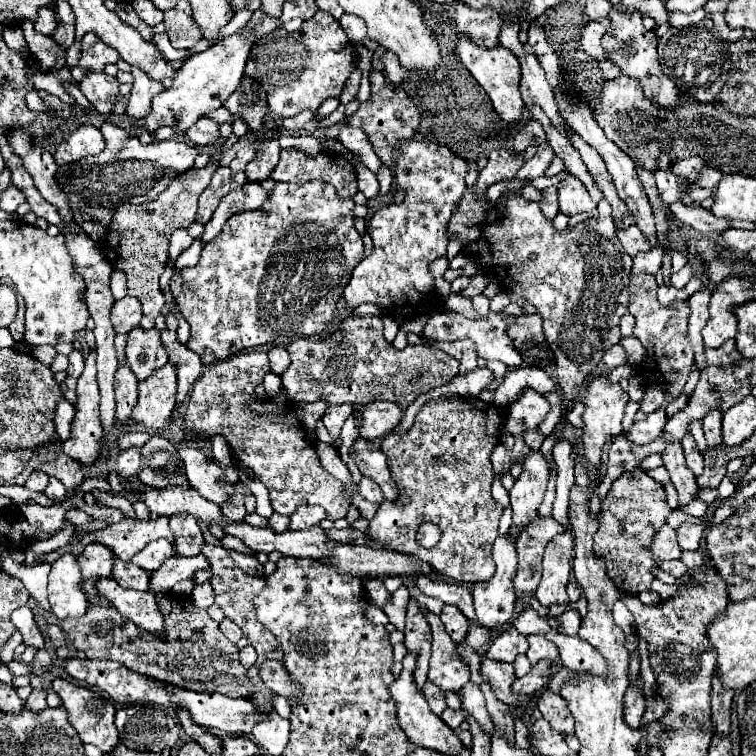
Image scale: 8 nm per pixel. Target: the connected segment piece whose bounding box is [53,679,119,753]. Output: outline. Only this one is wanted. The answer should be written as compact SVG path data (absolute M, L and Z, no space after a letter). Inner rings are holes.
M53 679L53 689L63 699L63 705L69 711L69 721L71 721L73 729L77 731L79 739L83 743L97 745L103 753L111 753L119 743L119 731L113 723L115 711L117 711L115 705L109 699L103 699L99 693L95 693L91 689L85 689L85 687L79 687L79 685L73 685L67 679Z

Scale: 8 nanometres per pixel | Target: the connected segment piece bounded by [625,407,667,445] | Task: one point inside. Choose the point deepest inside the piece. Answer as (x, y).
(644, 431)

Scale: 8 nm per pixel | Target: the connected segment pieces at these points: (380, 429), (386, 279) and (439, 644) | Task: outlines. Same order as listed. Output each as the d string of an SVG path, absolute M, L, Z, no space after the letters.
M389 403L361 405L355 413L359 413L359 419L355 419L359 425L359 435L365 439L383 439L403 419L401 409Z
M405 141L395 159L395 173L397 187L405 189L407 197L399 205L389 203L369 219L367 231L375 247L373 253L353 269L343 297L349 307L379 303L385 307L387 315L409 321L439 307L429 263L445 257L449 243L447 223L465 191L467 163L437 143Z
M419 605L421 613L425 615L431 635L433 635L433 657L429 663L429 681L433 685L439 685L445 691L457 693L461 685L469 681L469 667L457 657L453 641L449 641L449 635L445 633L441 621L437 615L433 615L425 605Z

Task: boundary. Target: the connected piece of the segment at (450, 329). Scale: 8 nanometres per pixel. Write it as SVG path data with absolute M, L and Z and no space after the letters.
M431 313L429 321L423 329L423 335L435 341L457 341L457 339L471 339L477 345L477 355L483 359L497 359L501 363L505 363L509 369L513 367L521 367L521 355L517 353L517 349L513 349L513 343L509 341L509 337L505 335L505 329L515 321L515 317L507 317L503 313L489 313L487 317L479 317L479 319L465 319L459 313Z

